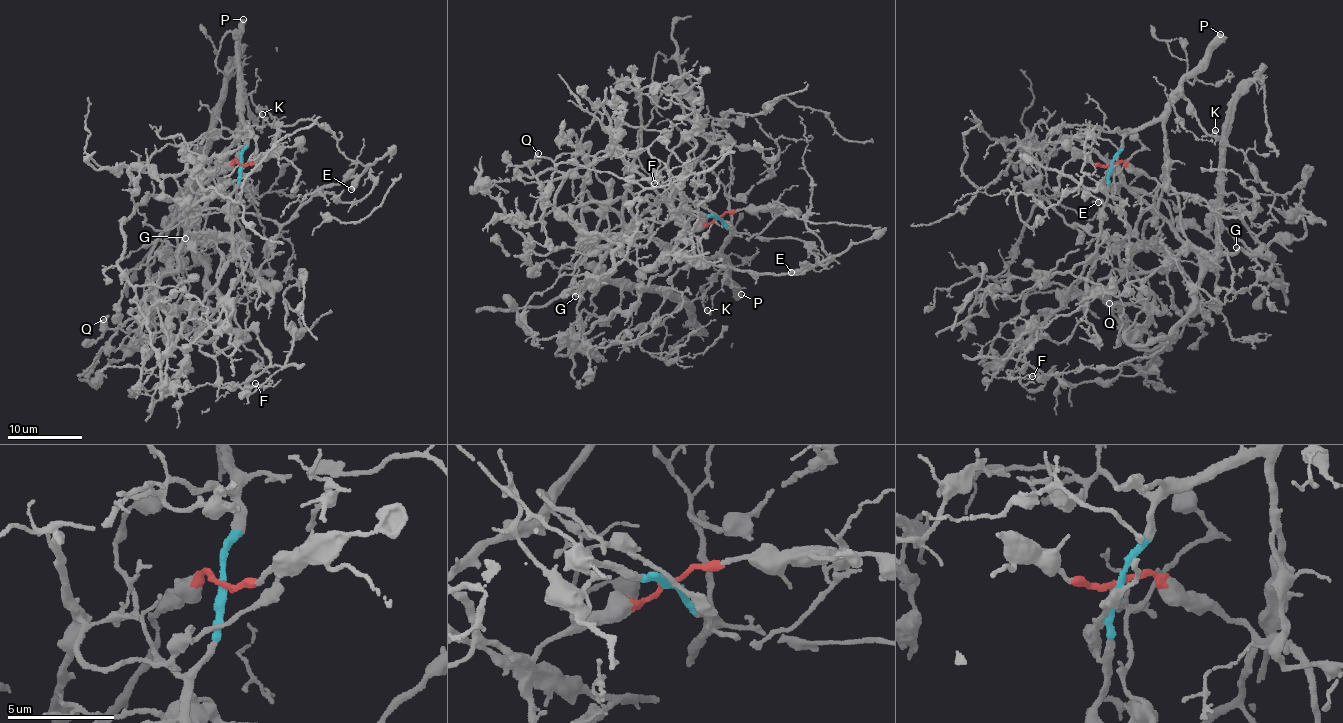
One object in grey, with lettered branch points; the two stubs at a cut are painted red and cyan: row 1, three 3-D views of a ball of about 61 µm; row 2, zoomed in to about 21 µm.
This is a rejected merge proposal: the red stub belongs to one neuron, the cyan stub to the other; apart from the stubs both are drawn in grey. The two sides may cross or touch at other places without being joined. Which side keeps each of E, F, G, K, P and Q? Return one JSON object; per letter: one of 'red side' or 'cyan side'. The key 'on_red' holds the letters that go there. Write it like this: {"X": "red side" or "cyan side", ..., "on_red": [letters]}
{"E": "cyan side", "F": "cyan side", "G": "red side", "K": "cyan side", "P": "cyan side", "Q": "red side", "on_red": ["G", "Q"]}

